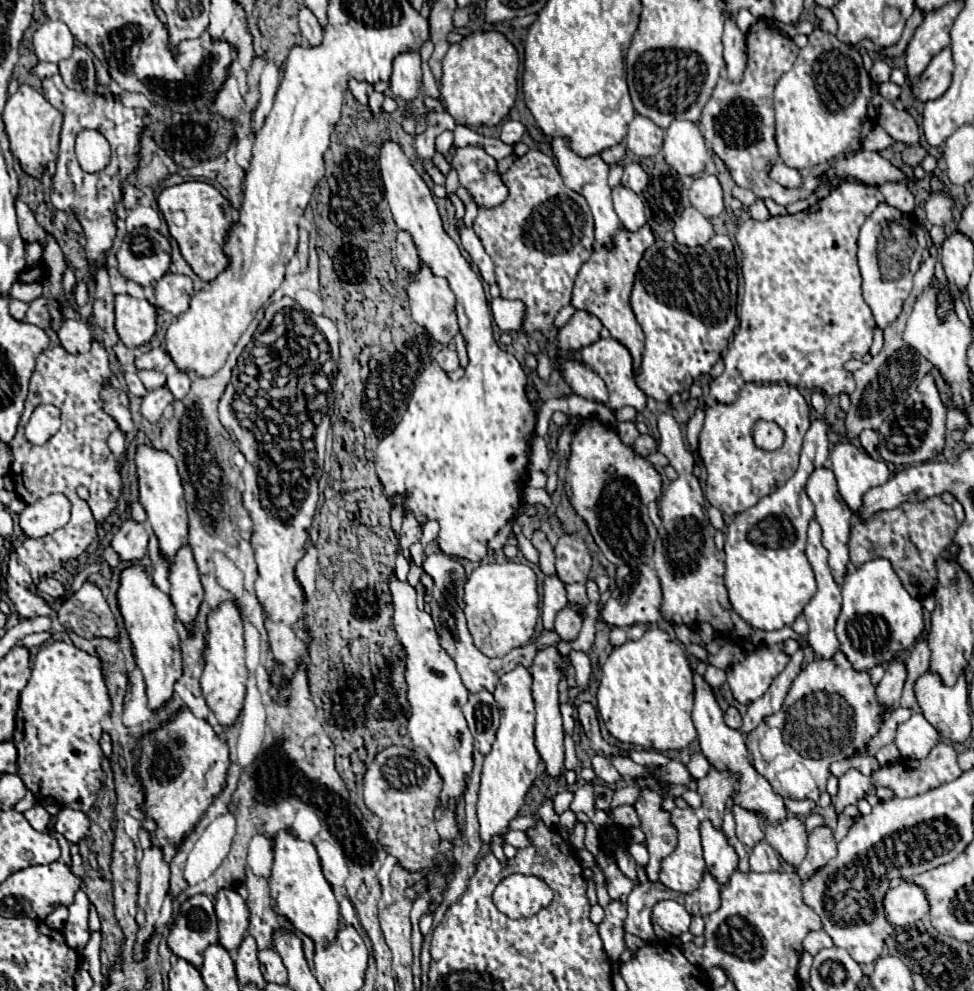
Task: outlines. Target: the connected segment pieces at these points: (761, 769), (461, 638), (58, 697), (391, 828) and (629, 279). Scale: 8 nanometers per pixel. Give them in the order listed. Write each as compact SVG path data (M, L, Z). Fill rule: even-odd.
M839 651L831 659L819 657L811 661L793 681L781 711L767 717L765 723L747 735L747 749L757 773L767 777L775 793L787 799L811 799L817 803L831 775L829 765L865 749L881 729L881 717L887 709L879 705L875 689L869 673L855 673L851 661ZM771 729L779 729L781 733L781 743L775 753L761 749Z
M437 551L437 553L431 553L425 557L423 561L423 571L433 579L433 587L431 587L431 601L429 601L429 609L431 609L431 617L435 621L435 629L441 637L441 645L445 647L445 651L455 659L457 663L457 671L463 679L463 685L469 689L469 691L481 691L483 687L493 691L499 677L513 671L515 665L525 665L529 667L531 661L535 659L537 651L539 649L545 649L545 647L555 647L561 655L569 655L571 651L583 651L583 653L589 653L593 641L595 641L595 617L599 615L597 611L597 601L599 601L599 589L597 589L597 583L593 579L587 581L587 595L591 599L591 603L587 605L587 619L583 621L583 627L579 631L579 635L573 639L573 641L563 641L555 631L541 631L541 635L525 645L525 647L517 647L513 649L511 653L507 653L505 657L487 657L483 655L479 649L475 649L475 643L471 641L471 633L467 629L467 621L465 621L465 601L463 601L463 587L467 583L467 573L465 573L465 567L455 559L455 557L447 557L445 553Z
M51 641L39 649L33 659L31 679L27 687L21 691L19 709L23 711L23 741L25 741L25 757L19 757L19 777L23 783L41 799L45 795L63 801L63 805L71 809L79 809L87 813L95 803L97 791L101 787L101 759L103 751L99 747L99 737L103 733L99 721L109 713L111 701L107 695L105 679L101 675L101 661L71 643Z
M389 747L381 751L365 773L365 805L381 817L379 843L387 853L397 857L399 865L411 871L431 869L439 861L437 845L441 839L455 839L459 829L455 815L447 811L441 821L435 821L433 809L441 791L441 777L435 765L415 749Z
M643 225L643 229L639 229L635 233L619 227L619 231L611 239L611 243L595 249L591 253L589 261L585 261L583 267L579 269L575 287L573 287L573 299L571 299L575 309L585 309L585 311L597 315L601 319L601 323L609 329L611 337L617 339L619 343L623 343L631 351L635 371L637 371L637 367L641 363L641 355L643 355L643 331L639 329L639 323L635 321L635 313L631 309L629 299L631 299L631 289L633 289L639 261L641 261L645 249L651 247L653 243L655 243L655 239L653 239L649 225Z

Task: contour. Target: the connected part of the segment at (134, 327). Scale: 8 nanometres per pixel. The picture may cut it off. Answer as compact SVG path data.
M115 295L115 327L119 339L127 347L141 347L149 343L155 333L155 313L157 309L147 299L135 299L131 295Z

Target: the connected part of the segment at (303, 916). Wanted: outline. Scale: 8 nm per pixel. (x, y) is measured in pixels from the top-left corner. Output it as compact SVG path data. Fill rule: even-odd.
M281 829L275 835L275 863L269 877L269 889L271 889L271 907L285 915L297 931L311 937L315 943L329 945L337 931L341 929L339 921L339 903L335 899L333 887L325 879L321 871L319 855L313 847L313 843L301 841L297 835L293 835L289 829Z

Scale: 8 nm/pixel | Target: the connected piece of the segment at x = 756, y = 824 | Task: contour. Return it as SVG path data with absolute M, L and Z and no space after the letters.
M733 801L731 811L733 811L735 823L737 823L737 839L739 841L753 847L755 843L765 839L763 829L761 829L761 819L759 819L757 813L751 813L749 809L743 809L743 807L735 805L735 801Z

